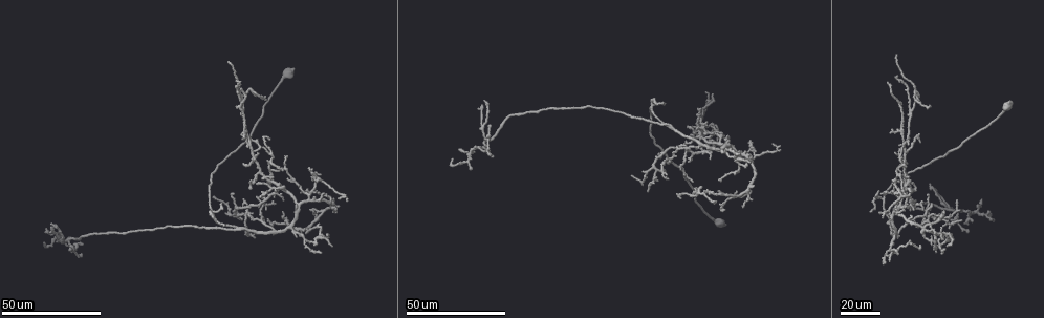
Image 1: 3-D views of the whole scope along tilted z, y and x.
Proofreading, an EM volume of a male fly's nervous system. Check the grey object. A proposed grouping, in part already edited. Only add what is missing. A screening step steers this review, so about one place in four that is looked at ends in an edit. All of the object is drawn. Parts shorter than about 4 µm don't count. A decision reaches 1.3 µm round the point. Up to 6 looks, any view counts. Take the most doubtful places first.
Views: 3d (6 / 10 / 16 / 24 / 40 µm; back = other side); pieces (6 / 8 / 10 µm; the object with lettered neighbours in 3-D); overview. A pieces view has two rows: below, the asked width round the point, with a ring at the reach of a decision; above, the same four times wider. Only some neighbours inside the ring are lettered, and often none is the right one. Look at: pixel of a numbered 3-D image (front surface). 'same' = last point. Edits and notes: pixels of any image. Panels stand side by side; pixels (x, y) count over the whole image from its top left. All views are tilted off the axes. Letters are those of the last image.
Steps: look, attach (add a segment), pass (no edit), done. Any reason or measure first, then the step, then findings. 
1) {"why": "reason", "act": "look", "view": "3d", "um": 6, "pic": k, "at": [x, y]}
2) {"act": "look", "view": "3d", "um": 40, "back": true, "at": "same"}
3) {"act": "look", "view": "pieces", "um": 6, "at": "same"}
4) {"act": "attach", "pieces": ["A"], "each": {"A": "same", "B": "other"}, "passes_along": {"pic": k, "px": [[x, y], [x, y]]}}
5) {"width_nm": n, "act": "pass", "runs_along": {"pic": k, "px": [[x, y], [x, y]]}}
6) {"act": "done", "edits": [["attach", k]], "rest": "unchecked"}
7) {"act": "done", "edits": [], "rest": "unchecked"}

{"act": "look", "view": "3d", "um": 40, "pic": 1, "at": [748, 163]}

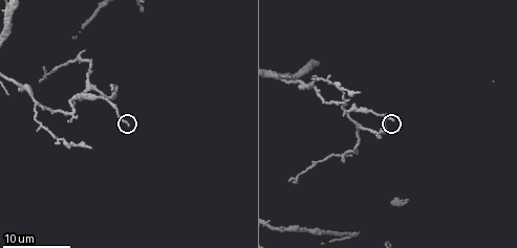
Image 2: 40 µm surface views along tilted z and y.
{"why": "see the neighbours", "act": "look", "view": "pieces", "um": 6, "pic": 2, "at": [393, 120]}

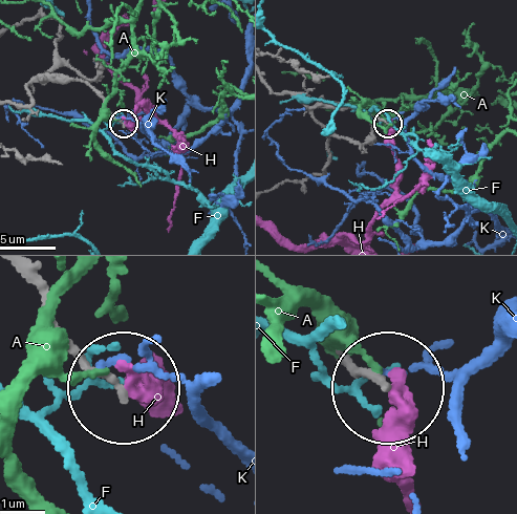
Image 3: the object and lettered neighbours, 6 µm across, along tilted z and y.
{"act": "pass", "each": {"A": "other", "F": "other", "H": "other", "K": "other"}, "runs_along": {"pic": 3, "px": [[15, 273], [120, 386]]}, "found": "no lettered segment goes on from it"}

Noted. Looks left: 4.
{"why": "thin end", "act": "look", "view": "3d", "um": 24, "pic": 1, "at": [718, 190]}

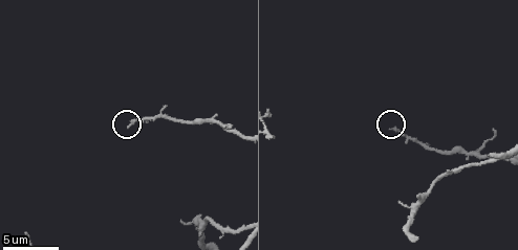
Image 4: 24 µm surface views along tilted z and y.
{"why": "what lies round it", "act": "look", "view": "pieces", "um": 10, "pic": 4, "at": [389, 128]}

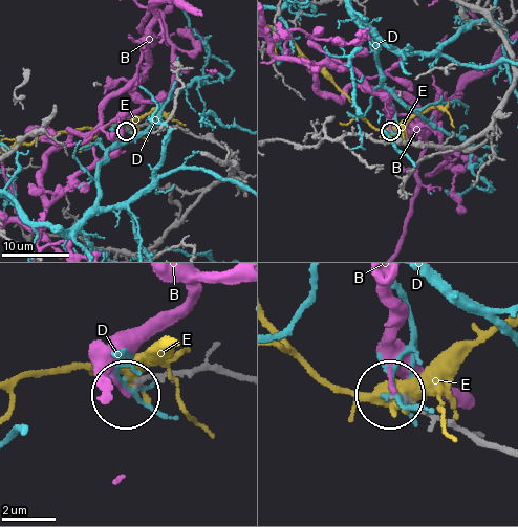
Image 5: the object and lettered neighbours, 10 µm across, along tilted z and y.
{"act": "pass", "each": {"B": "other", "D": "other", "E": "other"}, "runs_along": {"pic": 5, "px": [[501, 451], [391, 398]]}, "found": "none of them fits"}

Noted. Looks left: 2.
{"why": "an open end", "act": "look", "view": "3d", "um": 40, "pic": 1, "at": [926, 196]}

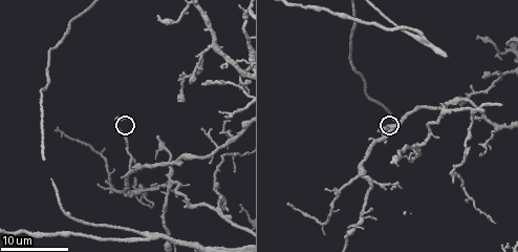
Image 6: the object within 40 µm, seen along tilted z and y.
{"act": "look", "view": "pieces", "um": 10, "pic": 6, "at": [125, 118]}

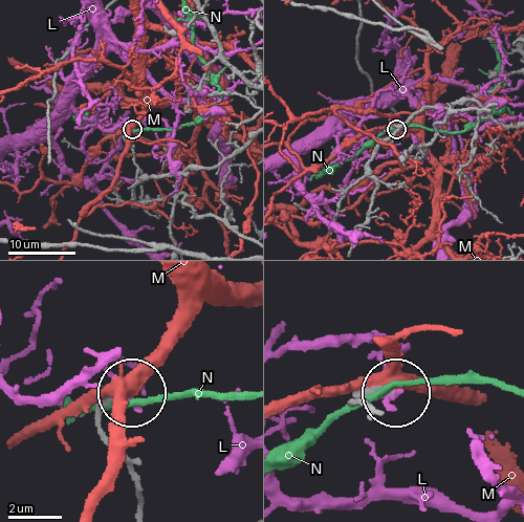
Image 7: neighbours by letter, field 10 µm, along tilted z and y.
{"act": "pass", "each": {"L": "other", "M": "other", "N": "other"}, "found": "none of them fits"}

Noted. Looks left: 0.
{"act": "done", "edits": [], "rest": "unchecked"}

